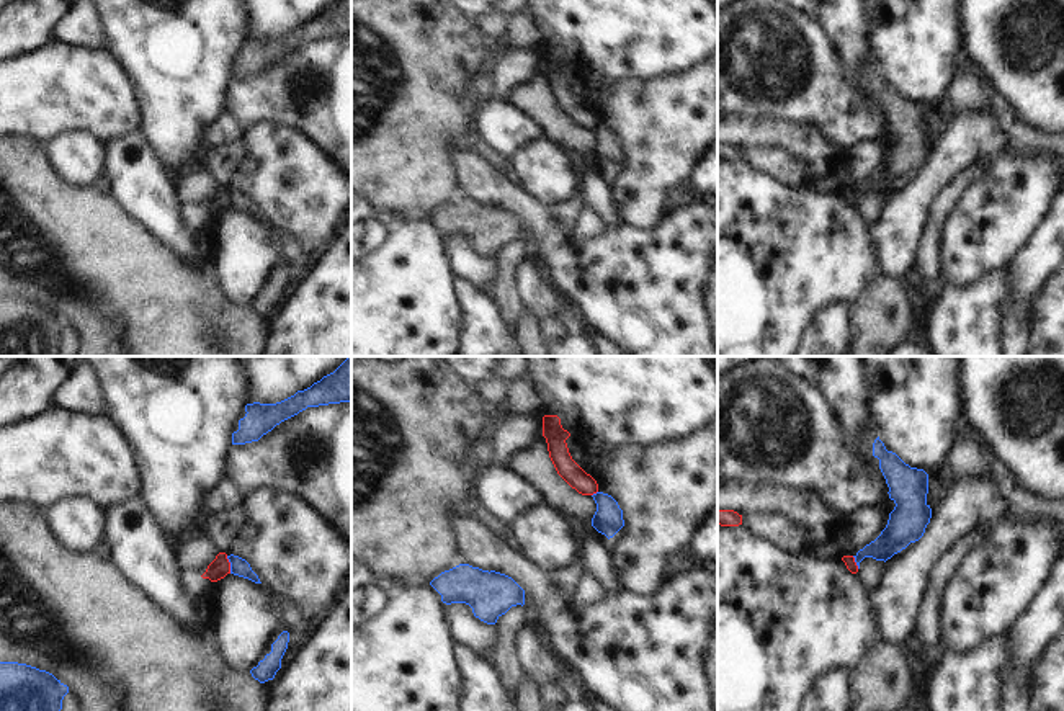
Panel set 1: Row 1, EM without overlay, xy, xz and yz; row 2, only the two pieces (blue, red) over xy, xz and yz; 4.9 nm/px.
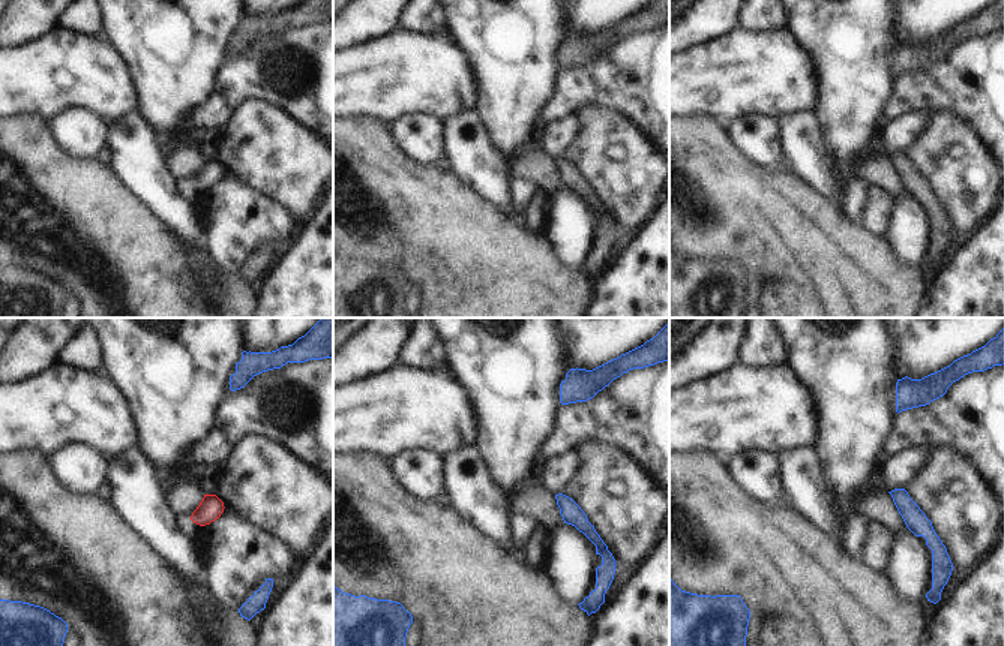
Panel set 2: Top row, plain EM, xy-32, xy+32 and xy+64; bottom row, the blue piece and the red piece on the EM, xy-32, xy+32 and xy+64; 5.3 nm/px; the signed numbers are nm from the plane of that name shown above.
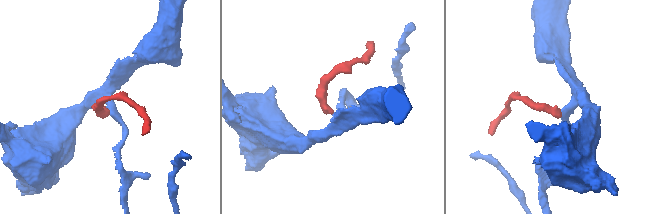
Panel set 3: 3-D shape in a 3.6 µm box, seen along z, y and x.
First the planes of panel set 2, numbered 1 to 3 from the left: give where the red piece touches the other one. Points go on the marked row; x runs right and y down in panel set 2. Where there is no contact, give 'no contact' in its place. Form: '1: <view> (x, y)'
1: no contact
2: no contact
3: no contact

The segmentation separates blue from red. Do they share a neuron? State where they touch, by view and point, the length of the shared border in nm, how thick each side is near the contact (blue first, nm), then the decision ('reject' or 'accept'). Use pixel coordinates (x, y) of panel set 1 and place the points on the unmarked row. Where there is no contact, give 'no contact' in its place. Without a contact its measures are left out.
xy (231, 198) | 90 nm | 90/100 nm | reject

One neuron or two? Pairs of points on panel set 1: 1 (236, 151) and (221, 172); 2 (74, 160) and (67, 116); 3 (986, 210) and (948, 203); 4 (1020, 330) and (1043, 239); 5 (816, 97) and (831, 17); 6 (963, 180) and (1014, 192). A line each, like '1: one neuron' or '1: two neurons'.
1: one neuron
2: two neurons
3: two neurons
4: one neuron
5: two neurons
6: two neurons

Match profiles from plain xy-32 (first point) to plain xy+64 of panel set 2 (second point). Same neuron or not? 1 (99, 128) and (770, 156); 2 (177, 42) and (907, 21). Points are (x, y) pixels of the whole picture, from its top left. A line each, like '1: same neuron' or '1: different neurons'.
1: same neuron
2: different neurons

